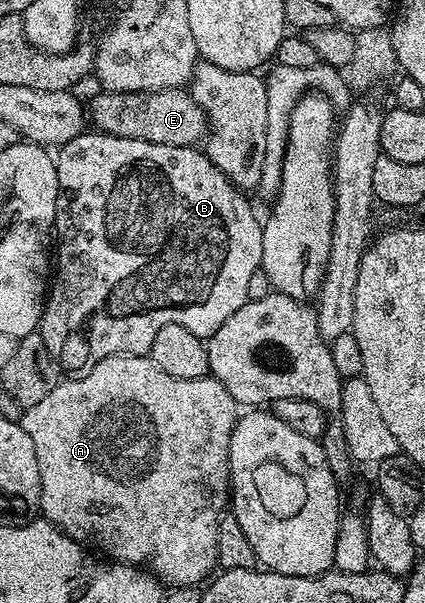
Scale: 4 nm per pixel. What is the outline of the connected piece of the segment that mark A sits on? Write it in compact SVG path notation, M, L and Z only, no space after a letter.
M113 355L104 357L91 371L77 377L66 377L50 390L48 397L36 401L36 405L25 408L21 417L24 433L32 437L32 445L36 445L36 461L40 465L40 501L41 514L58 530L72 537L77 543L99 547L103 556L111 560L128 563L143 568L157 577L163 584L174 587L189 587L201 584L201 579L218 567L216 553L216 535L220 529L220 517L227 514L231 502L230 493L230 442L232 433L240 418L239 404L213 377L205 379L185 379L171 377L164 373L160 365L156 365L146 355Z

